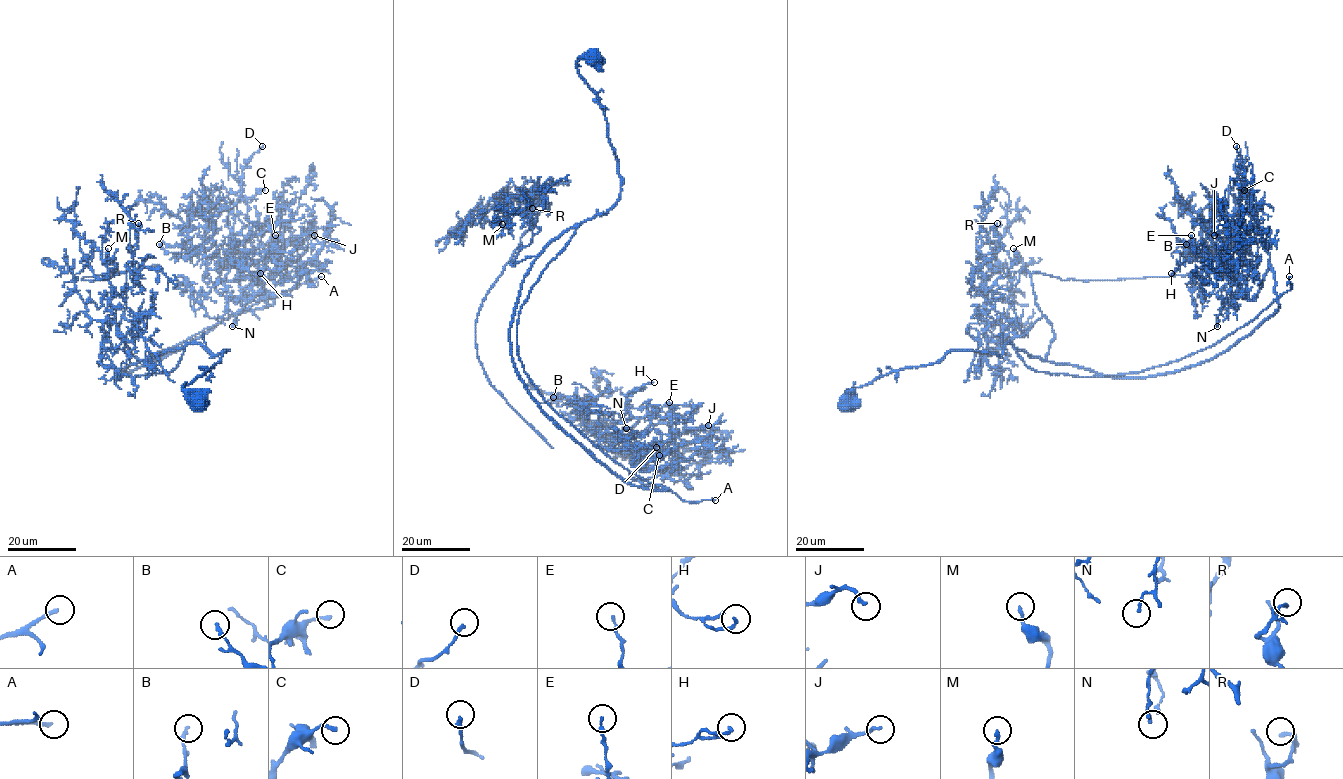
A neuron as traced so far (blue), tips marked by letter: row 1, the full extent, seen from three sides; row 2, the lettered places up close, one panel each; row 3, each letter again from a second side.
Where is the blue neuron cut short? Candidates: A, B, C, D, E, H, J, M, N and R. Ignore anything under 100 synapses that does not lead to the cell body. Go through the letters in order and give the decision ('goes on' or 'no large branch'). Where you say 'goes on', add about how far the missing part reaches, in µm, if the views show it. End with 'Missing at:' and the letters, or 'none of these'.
A: goes on | 40 µm
B: no large branch
C: no large branch
D: no large branch
E: no large branch
H: no large branch
J: no large branch
M: no large branch
N: no large branch
R: no large branch
Missing at: A

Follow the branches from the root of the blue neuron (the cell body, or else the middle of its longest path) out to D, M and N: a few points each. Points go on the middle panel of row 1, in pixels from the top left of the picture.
D: (594, 59), (619, 199), (544, 269), (517, 354), (666, 488), (615, 445), (656, 447)
M: (594, 59), (577, 71), (605, 117), (619, 199), (514, 266), (533, 237), (523, 199), (502, 193), (502, 224)
N: (594, 59), (619, 199), (544, 269), (517, 354), (666, 488), (631, 476), (660, 443), (626, 428)

